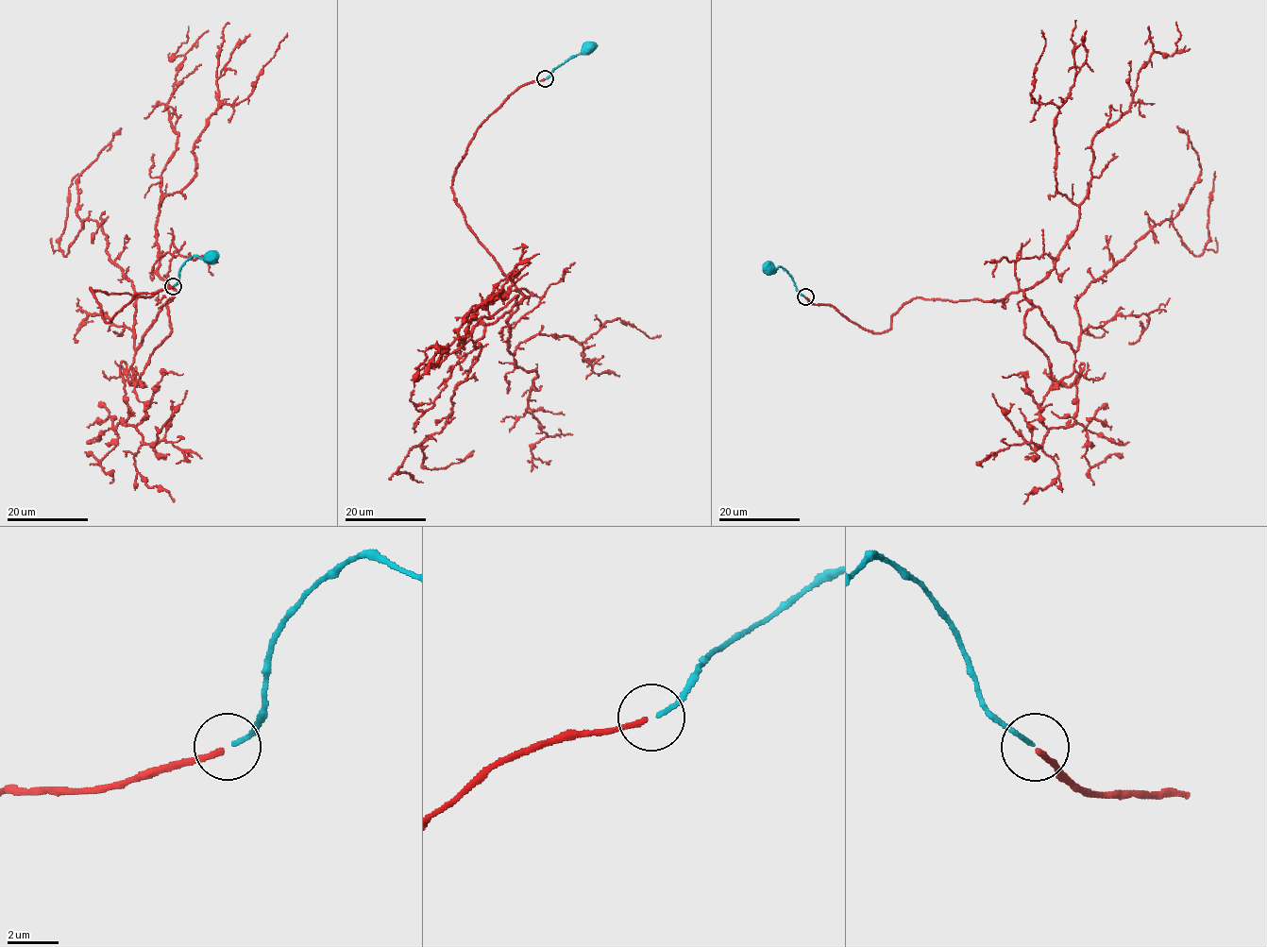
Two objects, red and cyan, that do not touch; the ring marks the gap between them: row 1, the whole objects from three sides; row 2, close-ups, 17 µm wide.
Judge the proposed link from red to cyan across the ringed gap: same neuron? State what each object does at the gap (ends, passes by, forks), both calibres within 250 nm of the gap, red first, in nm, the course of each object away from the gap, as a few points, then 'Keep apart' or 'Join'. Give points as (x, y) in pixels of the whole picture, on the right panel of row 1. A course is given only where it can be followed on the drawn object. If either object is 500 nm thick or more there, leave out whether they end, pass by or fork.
At the ring red ends. At the ring cyan ends. Thickness 220 nm (red) against 160 nm. Course of red: (804, 297), (874, 332), (913, 298), (1022, 290), (1076, 350), (1078, 296), (1153, 228), (1203, 252), (1214, 171). Course of cyan: (804, 296), (797, 290), (793, 278), (785, 269), (779, 267), (766, 272), (768, 268). Keep apart

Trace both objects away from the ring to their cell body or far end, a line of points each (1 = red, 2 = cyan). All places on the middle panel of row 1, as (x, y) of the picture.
1: (544, 78), (479, 126), (452, 178), (469, 230), (527, 295), (484, 327), (447, 421), (403, 460), (423, 482)
2: (546, 78), (581, 53), (588, 42), (589, 46)

